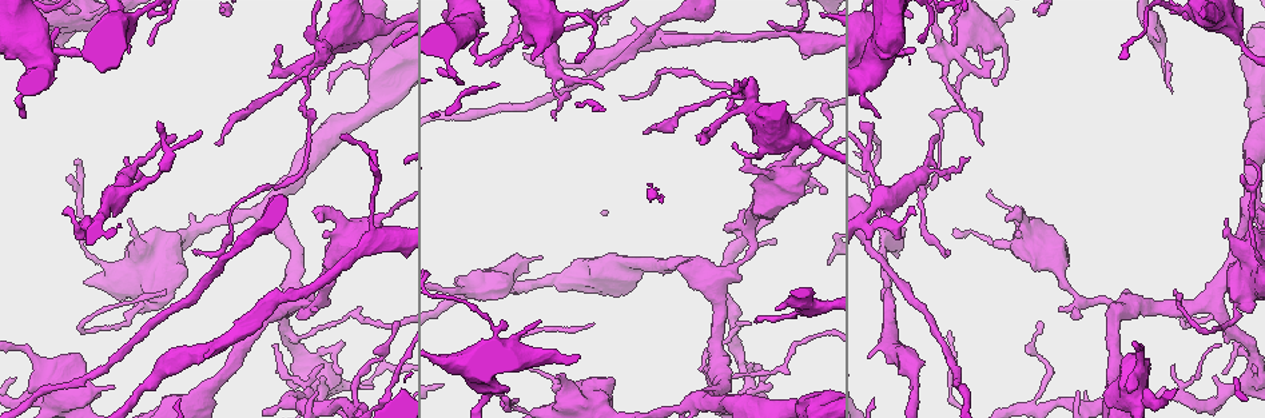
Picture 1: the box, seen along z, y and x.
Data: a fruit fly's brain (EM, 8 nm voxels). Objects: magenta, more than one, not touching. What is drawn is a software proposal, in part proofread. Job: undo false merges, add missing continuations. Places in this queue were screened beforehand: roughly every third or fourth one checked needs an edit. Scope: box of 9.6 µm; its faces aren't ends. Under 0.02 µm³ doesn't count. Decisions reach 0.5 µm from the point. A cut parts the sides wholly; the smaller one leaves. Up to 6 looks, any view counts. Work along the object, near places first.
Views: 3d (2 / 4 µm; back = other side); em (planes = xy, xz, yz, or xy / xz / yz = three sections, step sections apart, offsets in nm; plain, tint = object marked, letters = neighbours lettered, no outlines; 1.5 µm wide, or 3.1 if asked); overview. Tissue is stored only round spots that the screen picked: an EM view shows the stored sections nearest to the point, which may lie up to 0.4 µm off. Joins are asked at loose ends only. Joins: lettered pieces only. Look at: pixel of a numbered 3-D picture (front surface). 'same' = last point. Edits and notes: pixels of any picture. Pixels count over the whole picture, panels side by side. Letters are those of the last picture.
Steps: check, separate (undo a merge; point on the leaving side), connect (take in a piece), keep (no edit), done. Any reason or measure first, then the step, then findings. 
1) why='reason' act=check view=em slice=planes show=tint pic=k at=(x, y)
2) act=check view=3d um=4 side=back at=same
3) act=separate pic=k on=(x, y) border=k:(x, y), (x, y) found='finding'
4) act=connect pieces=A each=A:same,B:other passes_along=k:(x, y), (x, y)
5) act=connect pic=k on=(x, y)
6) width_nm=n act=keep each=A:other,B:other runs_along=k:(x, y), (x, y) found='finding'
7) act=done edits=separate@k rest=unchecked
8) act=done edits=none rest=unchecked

why='an open end' act=check view=em slice=planes show=letters pic=1 at=(323, 220)

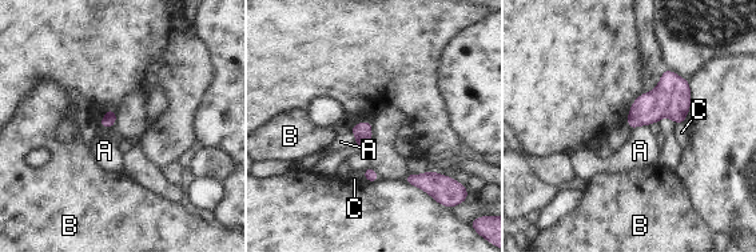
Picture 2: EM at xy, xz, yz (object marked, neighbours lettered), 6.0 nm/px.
act=keep each=A:other,B:other,C:other border=2:(648, 124), (640, 124), (632, 131) found='none of them fits'

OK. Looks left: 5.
why='tapers out' act=check view=em slice=xy step=8 show=letters pic=1 at=(604, 88)

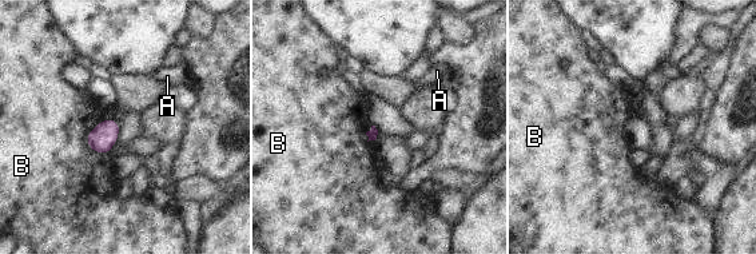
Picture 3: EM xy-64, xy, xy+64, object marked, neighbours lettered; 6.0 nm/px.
why='cut it another way' act=check view=em slice=planes show=letters at=same

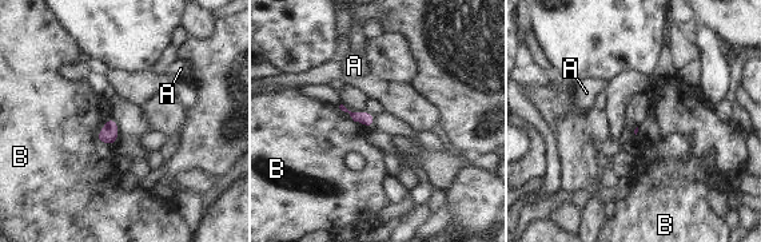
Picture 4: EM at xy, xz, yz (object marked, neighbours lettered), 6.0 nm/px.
act=keep each=A:other,B:other border=4:(96, 127), (95, 137), (108, 145) found='none of them fits'

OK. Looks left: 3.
why='thin neck' act=check view=em slice=xy step=8 show=tint pic=1 at=(584, 25)

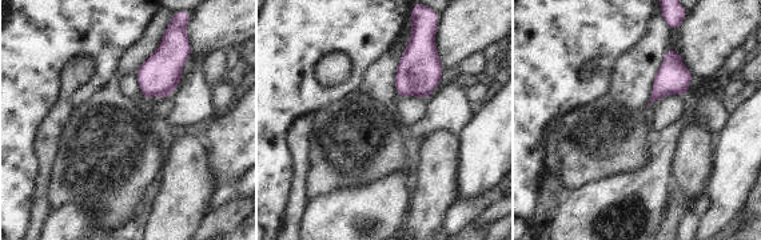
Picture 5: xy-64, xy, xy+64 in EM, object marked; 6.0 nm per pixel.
act=check view=em slice=xz step=8 show=letters at=same

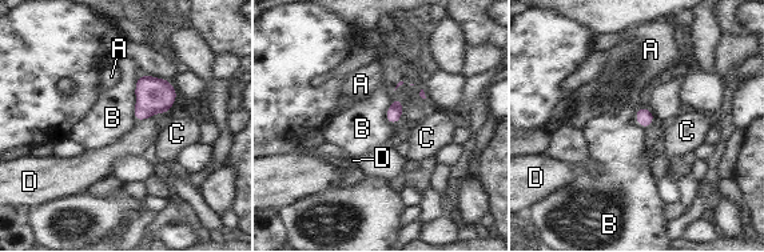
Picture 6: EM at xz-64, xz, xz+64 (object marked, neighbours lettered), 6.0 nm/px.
act=keep each=A:other,B:other,C:other,D:other border=6:(140, 75), (135, 83), (135, 120) found='one neuron here'

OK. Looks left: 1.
act=done edits=none rest=unchecked

